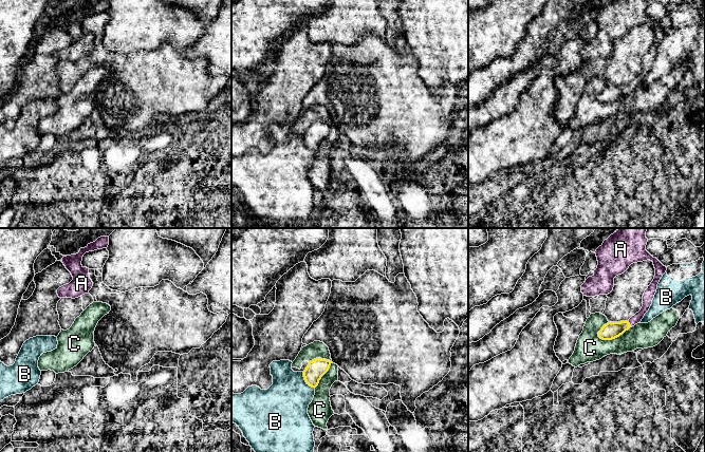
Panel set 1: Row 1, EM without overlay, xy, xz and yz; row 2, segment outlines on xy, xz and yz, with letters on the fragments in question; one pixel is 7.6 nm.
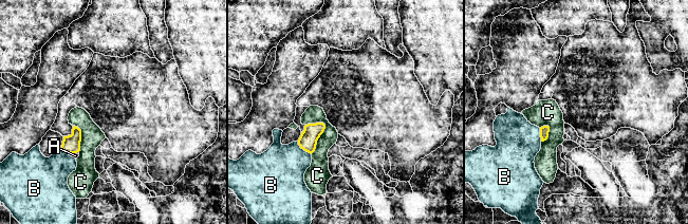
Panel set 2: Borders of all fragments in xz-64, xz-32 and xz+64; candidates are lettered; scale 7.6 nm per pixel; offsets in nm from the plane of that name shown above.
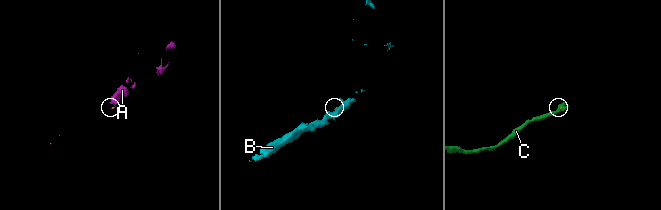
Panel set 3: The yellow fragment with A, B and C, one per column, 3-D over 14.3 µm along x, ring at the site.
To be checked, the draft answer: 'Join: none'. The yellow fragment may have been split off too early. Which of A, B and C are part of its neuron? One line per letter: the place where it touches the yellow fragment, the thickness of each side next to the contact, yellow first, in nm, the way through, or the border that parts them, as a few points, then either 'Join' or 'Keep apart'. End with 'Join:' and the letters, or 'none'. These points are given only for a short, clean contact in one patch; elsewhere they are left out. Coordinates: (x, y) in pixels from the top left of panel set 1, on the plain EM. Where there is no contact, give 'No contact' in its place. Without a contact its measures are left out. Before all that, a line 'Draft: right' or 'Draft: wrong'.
Draft: wrong
A: Touches yellow at yz (629, 87). Thickness 130 nm (yellow) against 80 nm. Path across: yz (610, 94), (629, 87), (645, 72), (648, 60). Join
B: Touches yellow at xz (305, 145). Thickness 150 nm (yellow) against 360 nm. Boundary: xz (302, 135), (303, 143), (314, 151). Keep apart
C: Touches yellow at xz (325, 136). Thickness 150 nm (yellow) against 150 nm. Boundary: xz (331, 124), (329, 133), (315, 151). Keep apart
Join: A

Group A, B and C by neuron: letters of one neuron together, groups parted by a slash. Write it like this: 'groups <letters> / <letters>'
groups A / B / C

